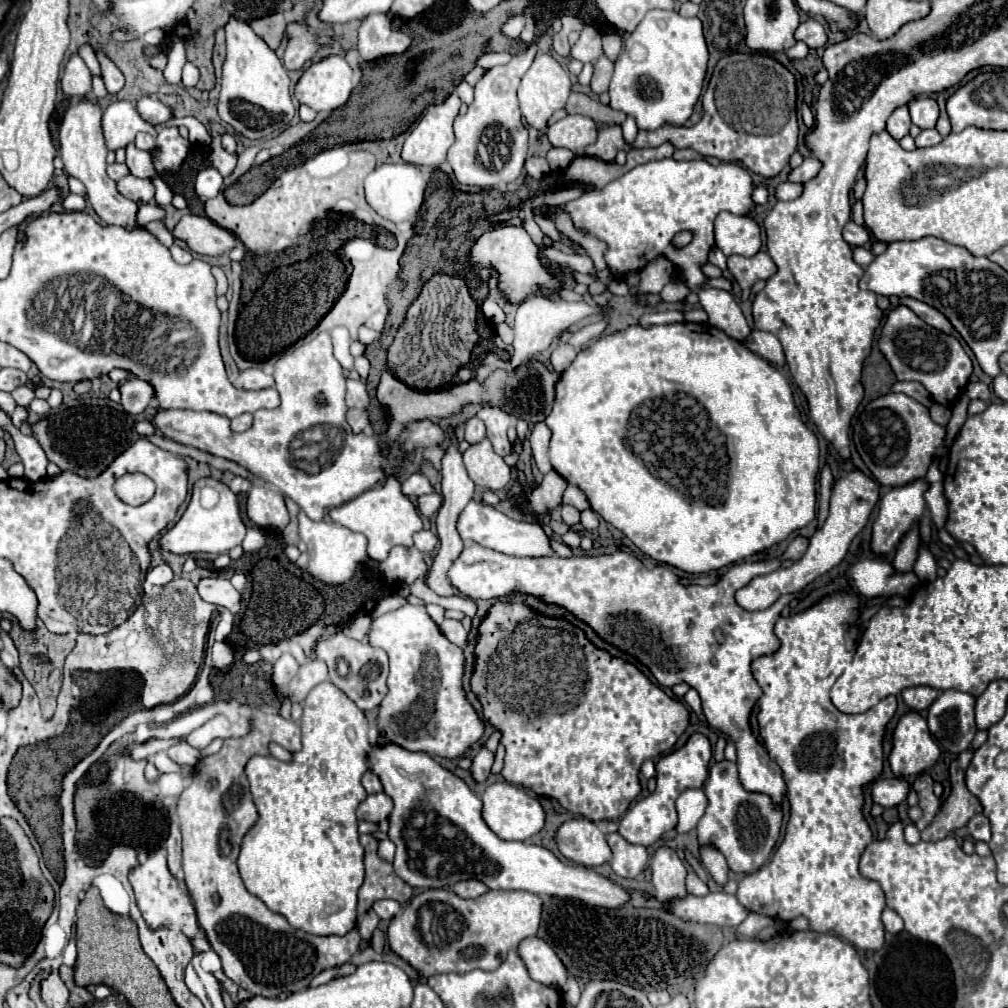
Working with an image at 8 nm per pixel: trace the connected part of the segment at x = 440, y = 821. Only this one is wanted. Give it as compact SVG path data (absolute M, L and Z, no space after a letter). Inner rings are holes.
M373 744L367 760L371 764L371 772L381 780L383 790L391 796L395 808L389 816L389 840L397 846L393 868L395 874L405 880L413 888L445 888L453 886L461 880L479 880L493 890L527 890L537 896L561 896L561 898L577 898L591 906L625 906L627 890L603 878L601 874L587 870L583 866L567 866L553 852L543 846L535 846L529 842L511 842L501 840L493 834L481 818L481 800L471 792L471 788L453 772L445 770L439 762L435 762L427 752L407 752L397 744ZM411 814L431 814L435 816L435 824L413 824Z

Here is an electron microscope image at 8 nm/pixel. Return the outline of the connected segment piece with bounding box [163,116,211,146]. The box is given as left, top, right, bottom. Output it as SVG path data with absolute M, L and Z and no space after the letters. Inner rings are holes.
M185 116L185 118L171 118L167 124L163 126L187 126L189 130L189 140L195 142L195 144L209 144L211 142L211 136L207 132L207 128L197 120L197 118L191 118L191 116Z

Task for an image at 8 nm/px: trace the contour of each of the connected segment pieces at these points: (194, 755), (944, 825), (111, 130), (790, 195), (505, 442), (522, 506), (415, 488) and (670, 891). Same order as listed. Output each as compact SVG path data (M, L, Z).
M179 742L179 744L171 746L171 748L167 750L167 756L169 756L173 762L181 764L181 766L185 766L185 764L189 764L189 766L195 766L195 764L199 762L199 758L201 758L199 750L191 748L187 742Z
M961 752L949 766L951 776L951 794L947 802L937 812L935 820L921 832L921 840L935 842L945 836L949 836L953 830L965 826L971 816L979 814L983 810L981 802L967 790L965 786L965 772L971 764L973 752Z
M121 100L107 106L103 114L103 134L109 150L125 148L129 142L135 140L137 132L149 132L157 136L157 130L139 116L131 102Z
M783 182L775 188L775 198L777 200L793 200L801 194L803 186L801 184L791 184L791 182Z
M483 406L477 416L485 422L487 426L487 438L493 444L493 450L499 456L507 456L511 454L511 442L507 438L507 428L511 424L511 416L507 412L503 412L501 408L495 406Z
M551 470L543 476L541 484L535 486L527 496L515 498L513 506L521 514L533 516L535 520L541 522L545 516L551 514L551 510L561 506L561 498L563 498L565 488L567 488L567 482L555 470Z
M413 474L403 482L403 494L411 496L411 498L431 494L431 492L433 492L433 486L429 484L429 480L423 474Z
M659 846L651 858L651 870L655 896L661 902L667 902L671 898L683 898L687 894L685 890L687 870L673 848Z

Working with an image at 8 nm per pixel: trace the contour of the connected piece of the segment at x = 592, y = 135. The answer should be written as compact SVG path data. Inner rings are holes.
M565 116L547 128L547 138L553 146L583 154L581 150L597 140L597 126L587 116Z

